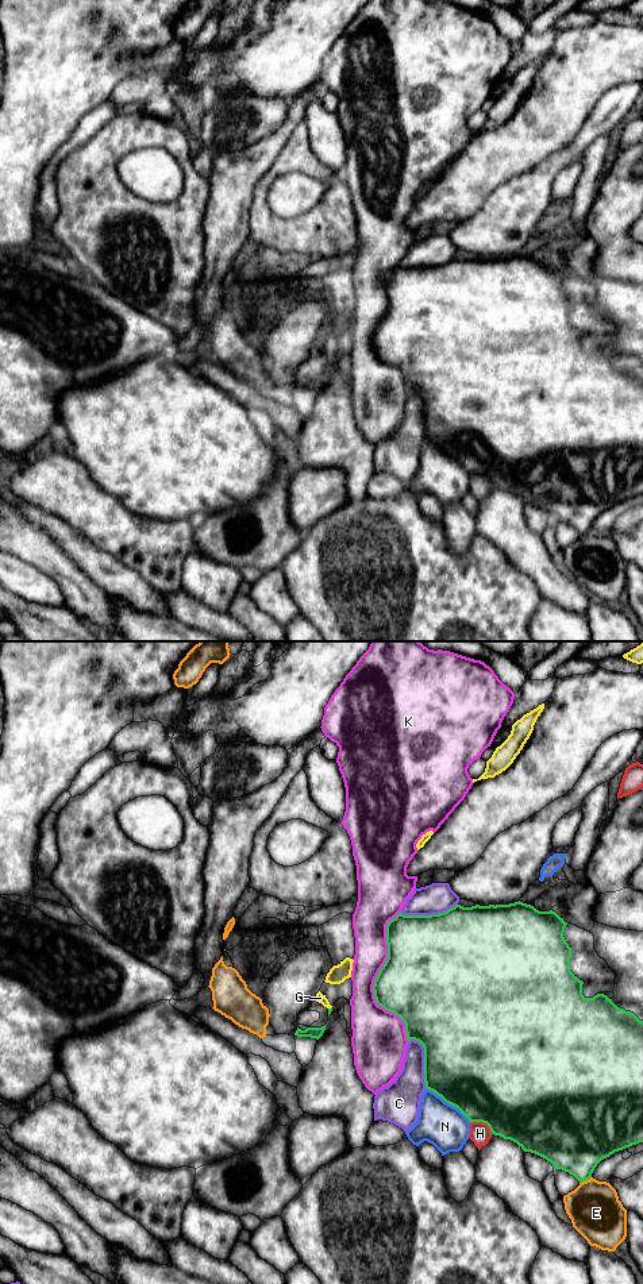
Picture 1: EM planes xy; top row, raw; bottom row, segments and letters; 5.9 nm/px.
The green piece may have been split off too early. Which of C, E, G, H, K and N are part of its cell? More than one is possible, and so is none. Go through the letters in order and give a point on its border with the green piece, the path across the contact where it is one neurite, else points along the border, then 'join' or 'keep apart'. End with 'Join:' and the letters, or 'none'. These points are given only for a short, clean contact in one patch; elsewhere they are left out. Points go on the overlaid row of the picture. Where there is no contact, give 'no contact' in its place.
C: contact xy (424, 1061); keep apart
E: contact xy (585, 1180); keep apart
G: contact xy (331, 1007); keep apart
H: contact xy (482, 1122); keep apart
K: contact xy (374, 980); keep apart
N: contact xy (449, 1103); keep apart
Join: none

